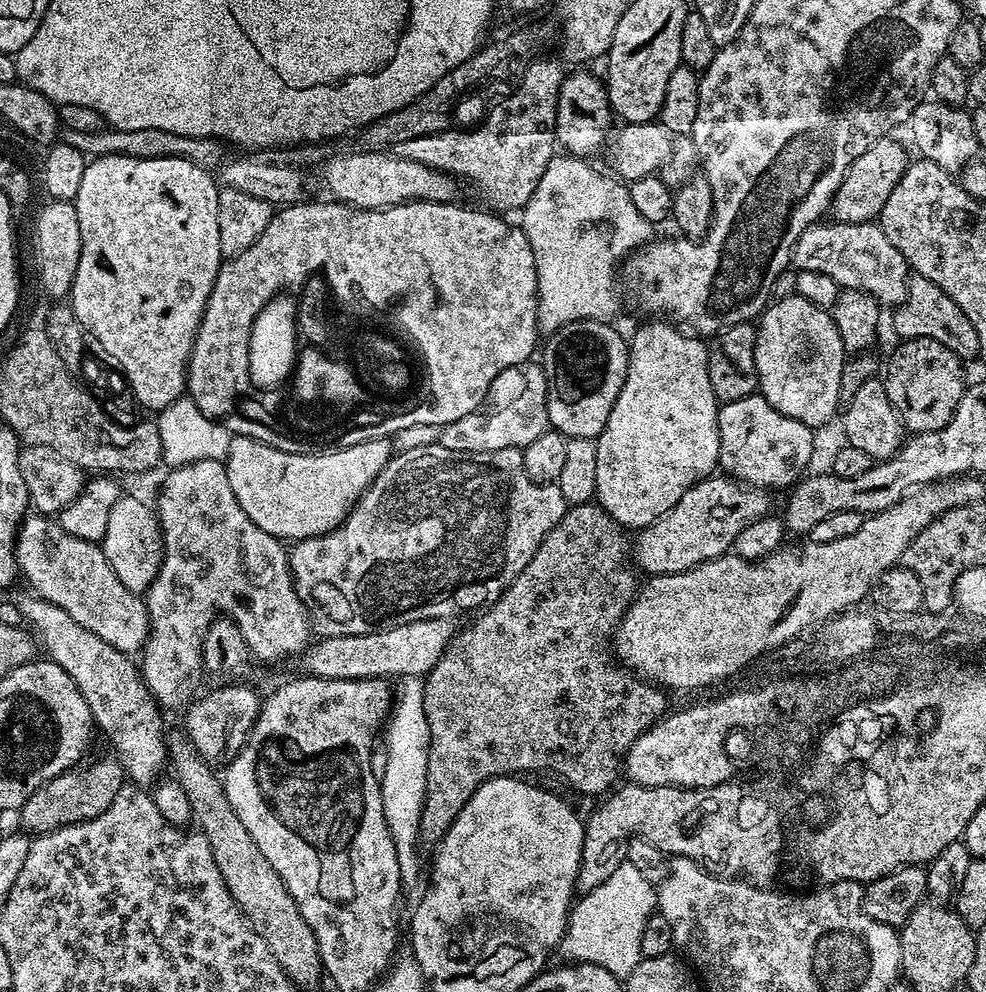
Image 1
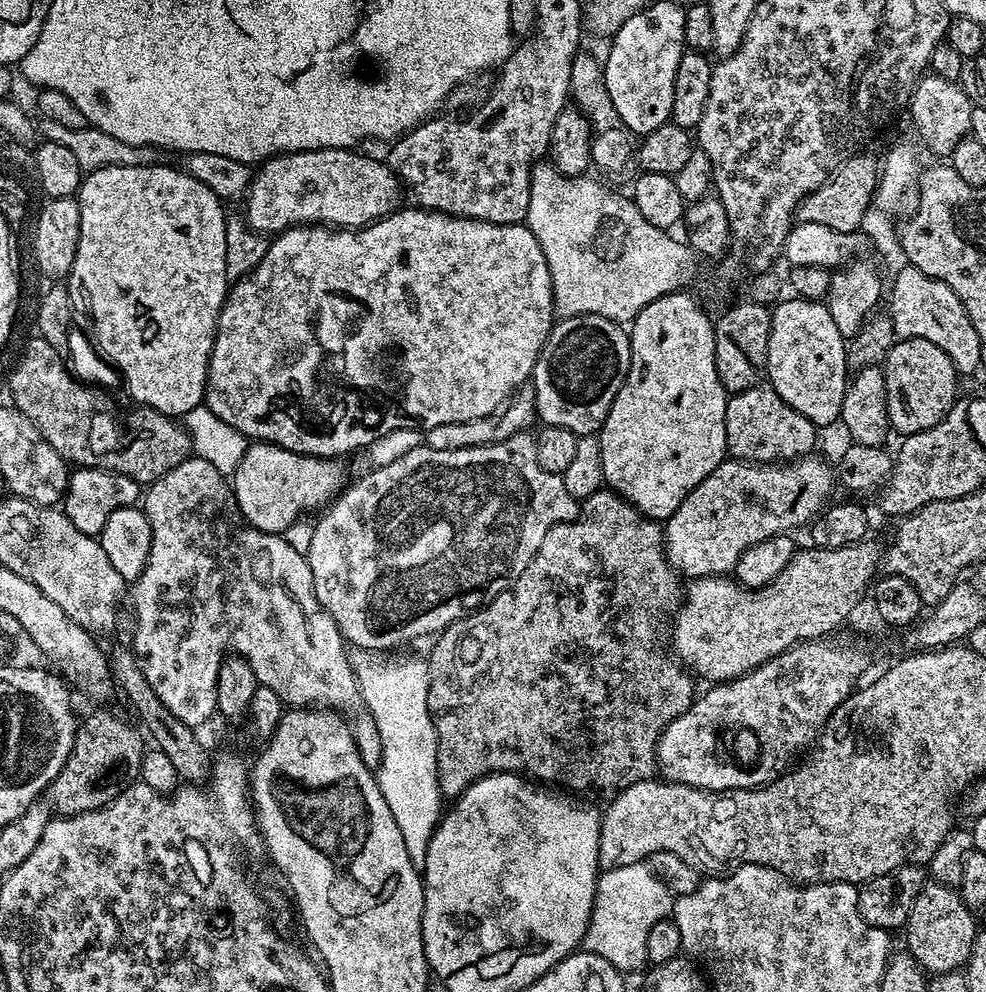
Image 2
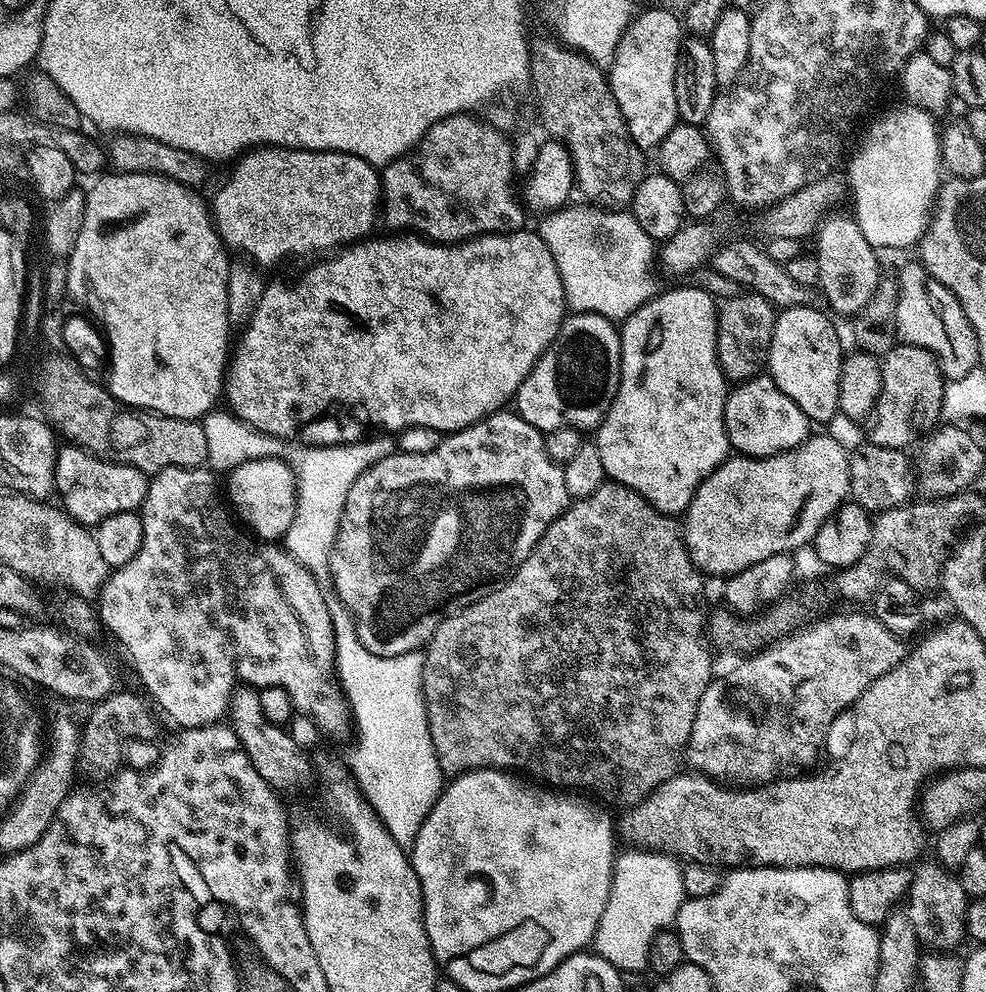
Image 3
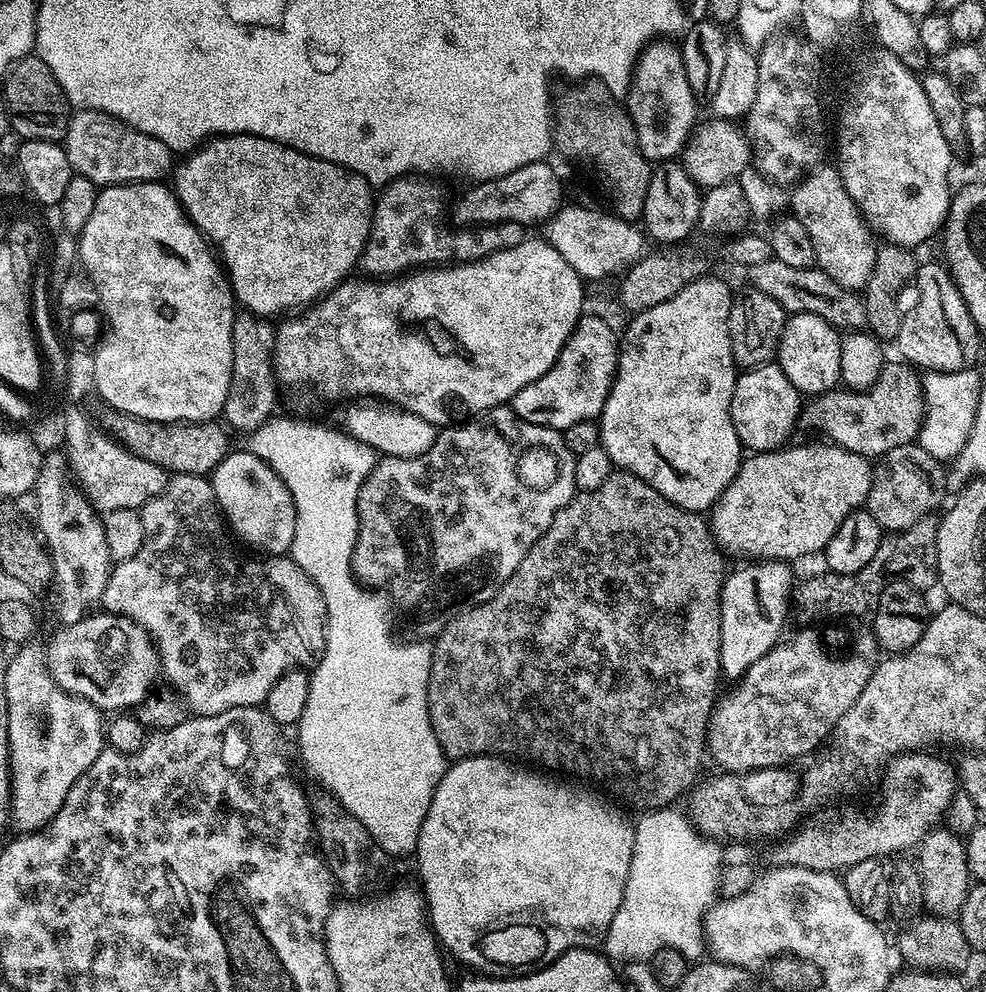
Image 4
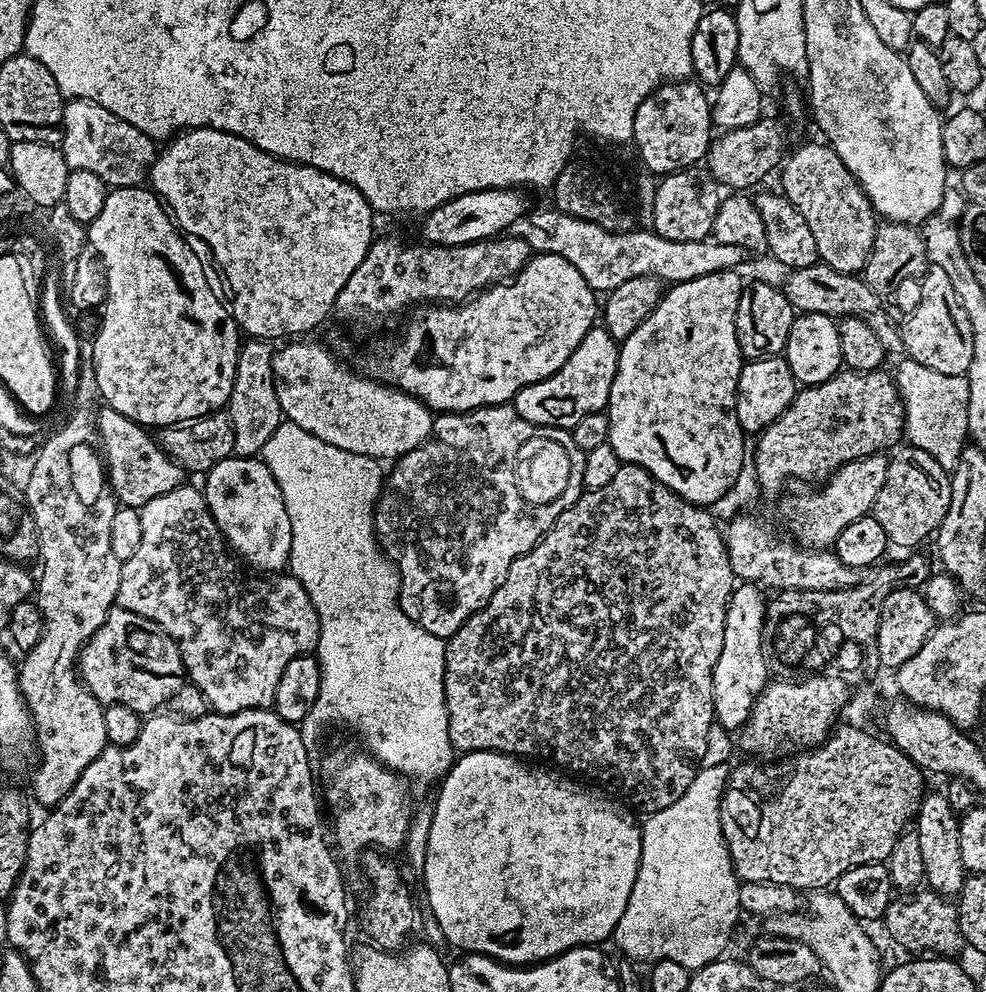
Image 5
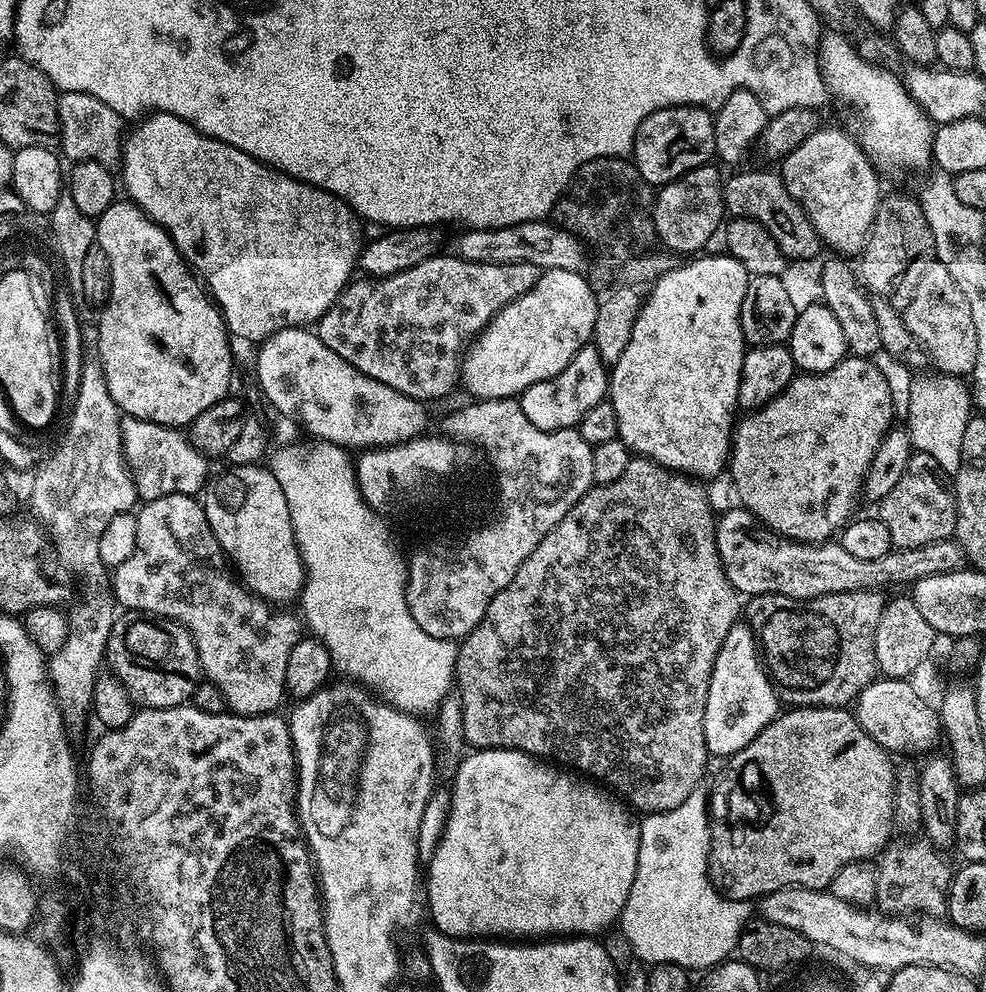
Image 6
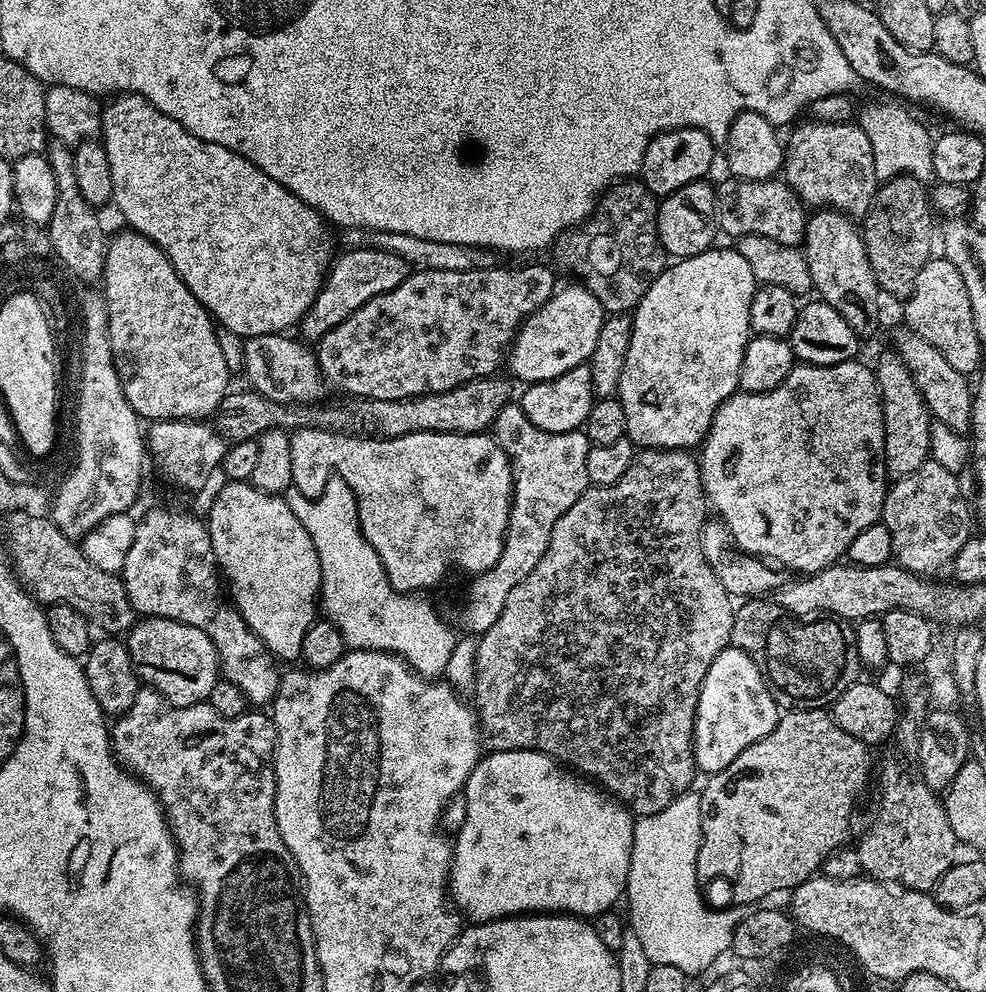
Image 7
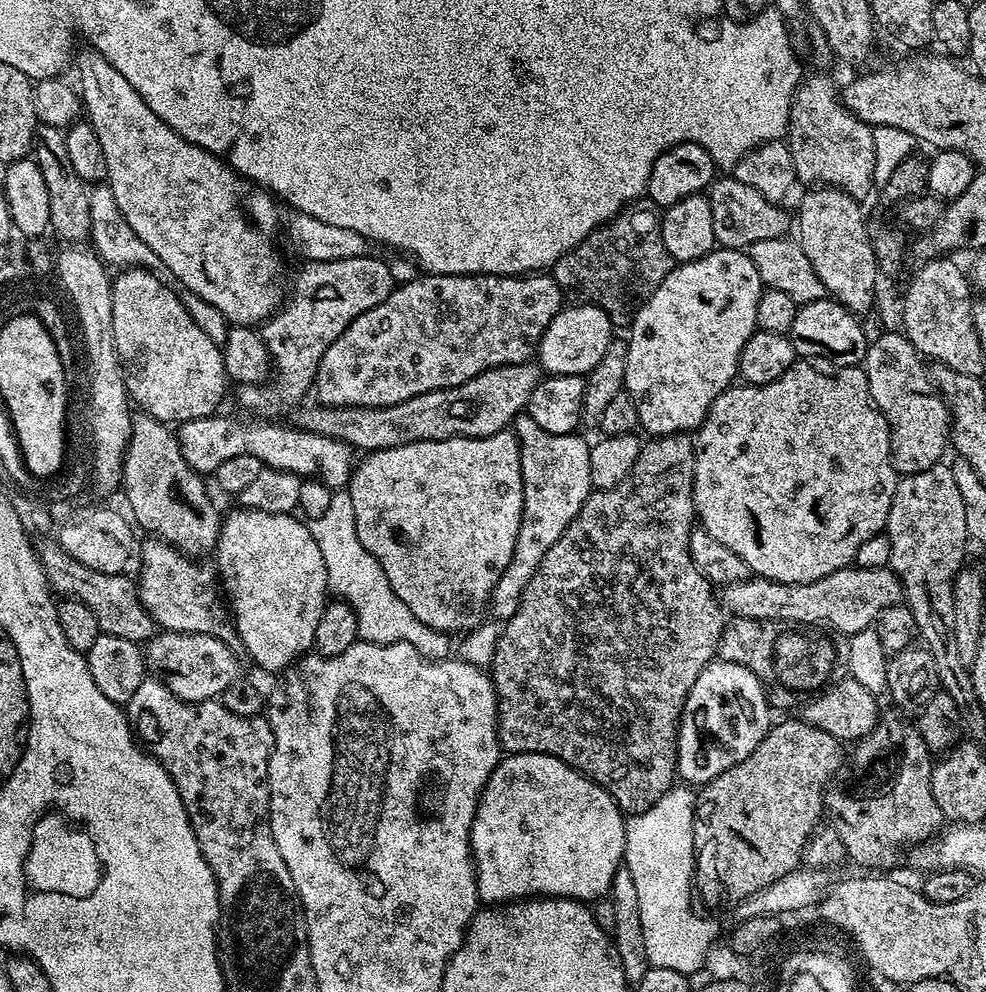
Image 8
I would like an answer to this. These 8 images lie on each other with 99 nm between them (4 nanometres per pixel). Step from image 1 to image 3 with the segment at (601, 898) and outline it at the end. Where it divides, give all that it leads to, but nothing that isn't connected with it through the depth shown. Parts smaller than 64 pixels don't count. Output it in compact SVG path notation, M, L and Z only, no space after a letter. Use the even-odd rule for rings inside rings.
M628 850L621 851L616 858L616 866L612 871L610 898L606 902L606 910L602 910L602 918L596 927L594 937L595 955L610 962L621 973L645 971L648 968L648 947L656 932L663 932L675 925L678 910L683 906L686 895L683 888L681 865L675 855L663 850Z

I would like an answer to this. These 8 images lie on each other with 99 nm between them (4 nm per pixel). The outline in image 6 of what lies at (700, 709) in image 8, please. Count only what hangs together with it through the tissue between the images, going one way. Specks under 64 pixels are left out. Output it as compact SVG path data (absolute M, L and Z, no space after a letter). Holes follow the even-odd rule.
M737 622L726 634L726 642L718 650L714 670L710 678L710 690L706 702L704 733L706 746L713 757L727 758L741 752L760 731L778 715L776 689L762 663L758 640L747 623Z

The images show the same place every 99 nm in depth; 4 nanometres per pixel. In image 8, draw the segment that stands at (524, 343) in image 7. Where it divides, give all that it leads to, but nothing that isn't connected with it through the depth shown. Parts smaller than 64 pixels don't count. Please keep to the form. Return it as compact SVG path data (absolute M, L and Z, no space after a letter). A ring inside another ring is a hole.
M573 303L573 308L561 307L560 312L546 326L538 345L538 364L548 376L587 376L606 352L606 346L614 338L613 317L607 316L593 304Z

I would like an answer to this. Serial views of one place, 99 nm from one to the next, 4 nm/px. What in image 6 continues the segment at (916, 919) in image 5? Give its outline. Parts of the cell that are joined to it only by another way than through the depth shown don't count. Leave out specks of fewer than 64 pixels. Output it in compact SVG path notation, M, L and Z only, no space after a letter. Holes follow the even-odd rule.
M908 838L905 844L896 844L897 842L889 843L888 847L884 849L883 852L880 853L878 857L878 875L880 878L880 887L878 889L879 892L879 900L878 900L878 908L879 911L885 914L923 914L928 918L940 918L945 915L948 911L948 886L952 882L952 874L954 871L953 865L948 865L948 860L943 851L937 848L936 845L930 843L927 838Z

